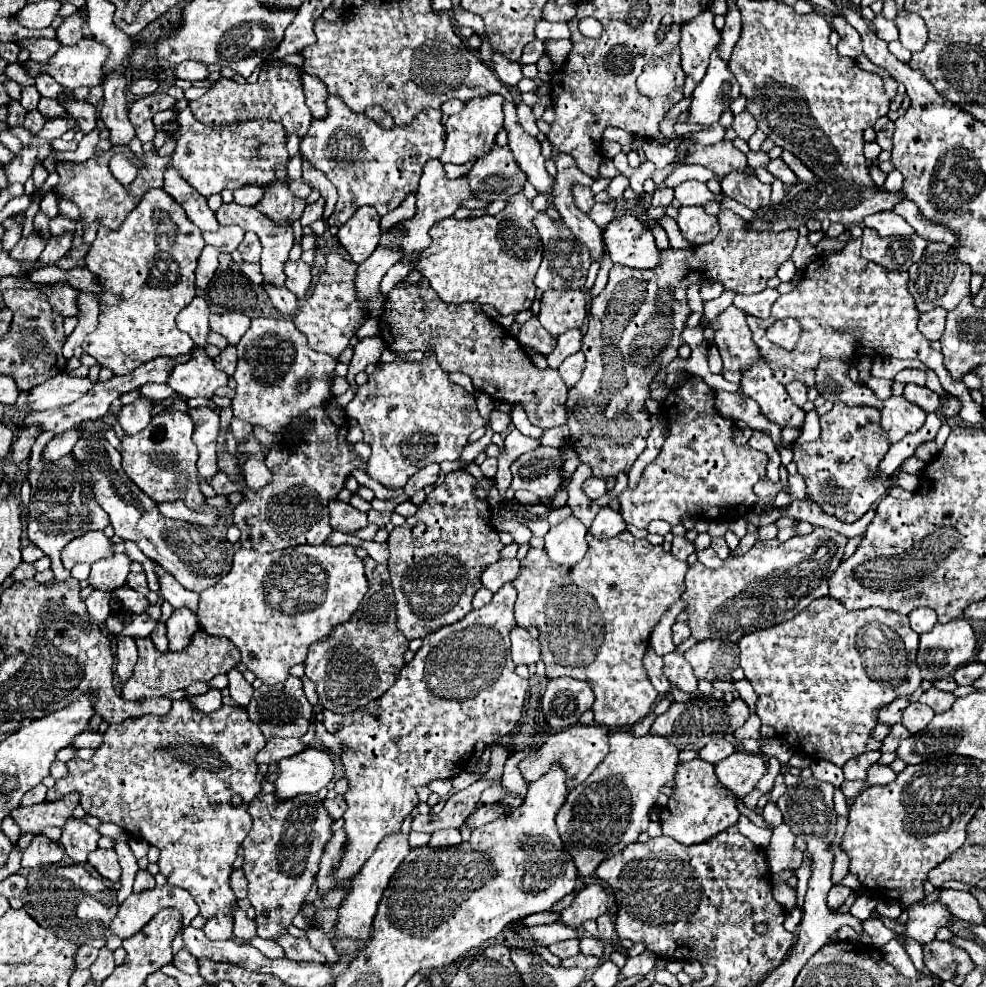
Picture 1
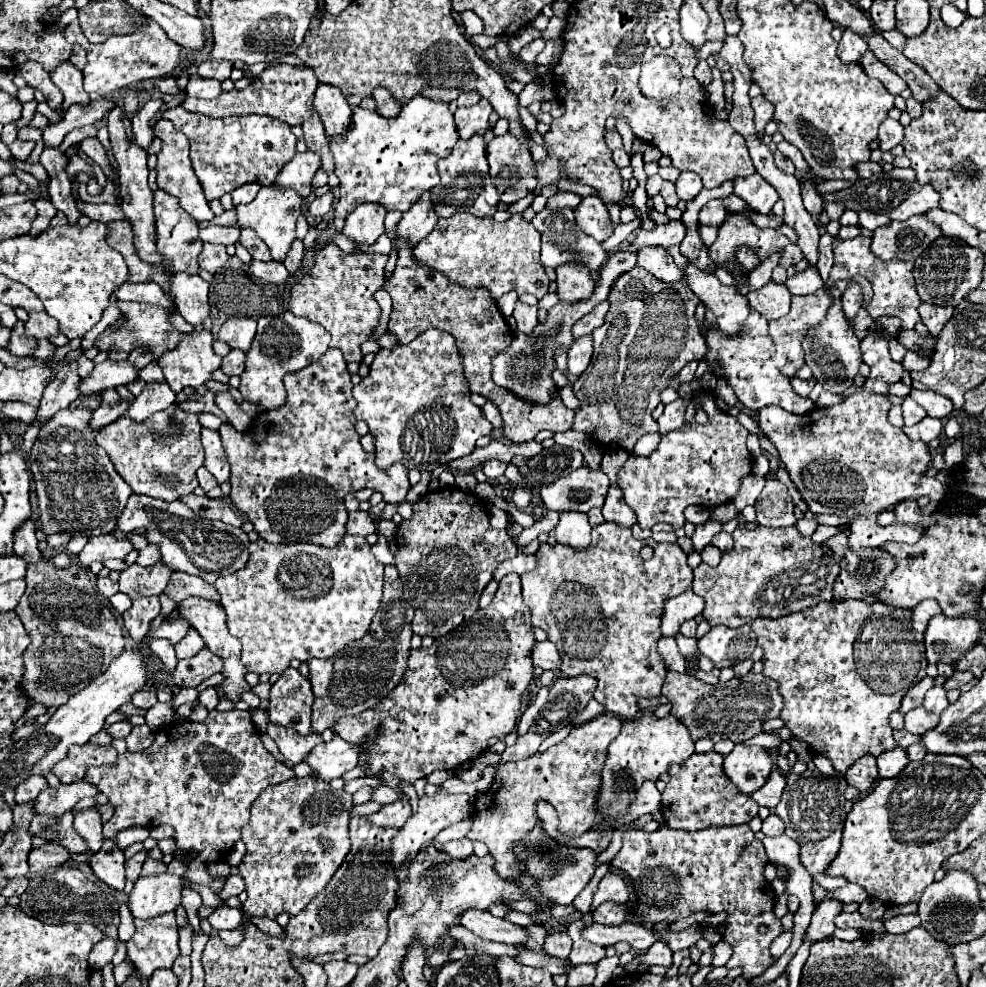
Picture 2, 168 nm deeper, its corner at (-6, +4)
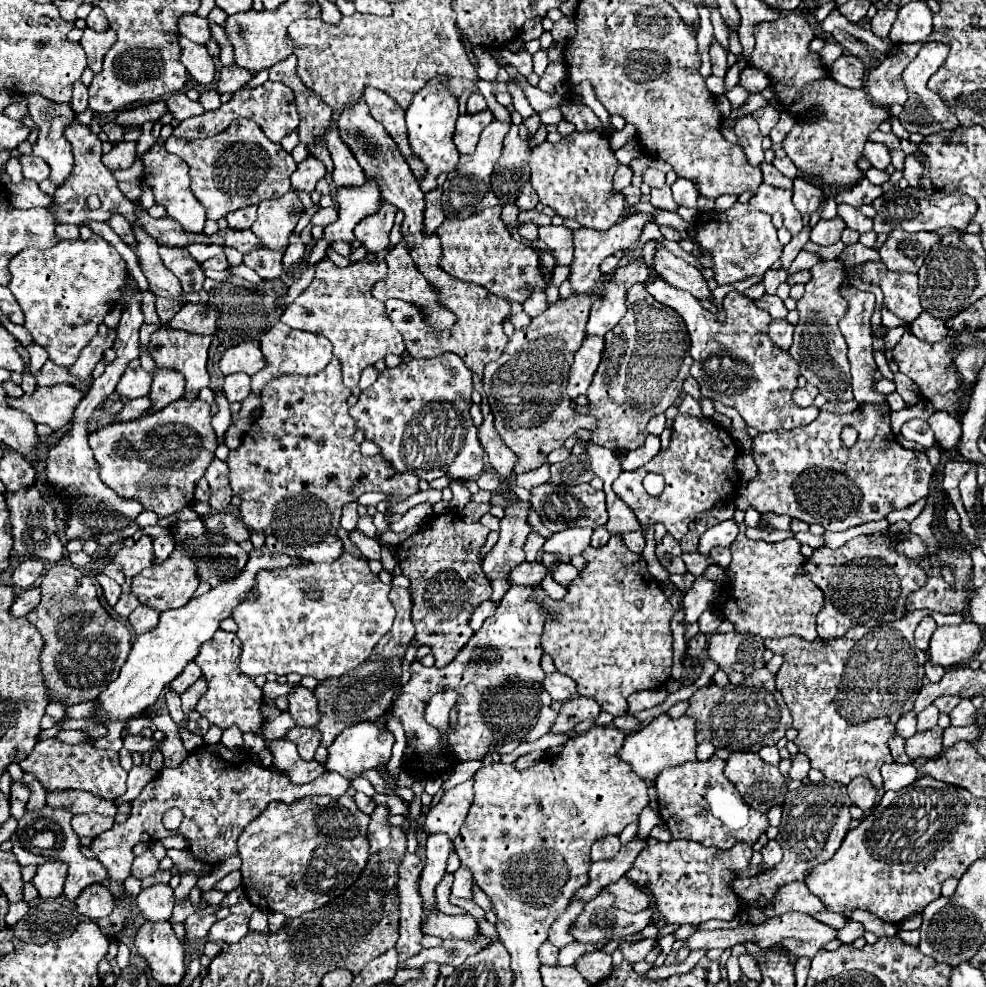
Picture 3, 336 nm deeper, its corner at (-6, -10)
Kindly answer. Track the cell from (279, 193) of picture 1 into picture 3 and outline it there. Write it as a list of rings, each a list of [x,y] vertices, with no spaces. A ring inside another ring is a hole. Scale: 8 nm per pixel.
[[[307,156],[301,164],[297,164],[297,170],[291,174],[291,186],[293,190],[305,190],[313,192],[315,184],[325,176],[325,166],[313,156]]]

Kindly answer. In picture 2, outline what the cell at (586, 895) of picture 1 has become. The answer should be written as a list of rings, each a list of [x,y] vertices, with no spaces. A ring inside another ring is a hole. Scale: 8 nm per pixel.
[[[607,872],[603,876],[603,880],[599,882],[599,888],[595,892],[591,910],[595,910],[595,906],[599,906],[599,902],[607,902],[607,900],[613,900],[613,902],[627,902],[629,900],[627,882],[617,872]]]

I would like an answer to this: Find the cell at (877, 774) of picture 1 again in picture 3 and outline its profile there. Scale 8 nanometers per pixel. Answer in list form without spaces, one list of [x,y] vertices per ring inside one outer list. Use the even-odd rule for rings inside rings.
[[[893,762],[893,764],[883,764],[881,776],[883,776],[883,790],[899,790],[915,782],[917,770],[913,764]]]

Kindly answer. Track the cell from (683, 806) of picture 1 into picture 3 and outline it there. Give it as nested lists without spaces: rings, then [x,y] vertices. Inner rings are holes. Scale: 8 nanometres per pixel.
[[[713,756],[705,762],[687,762],[683,766],[665,768],[659,774],[659,778],[655,780],[655,788],[659,794],[659,816],[663,818],[667,830],[671,832],[673,838],[683,838],[683,840],[689,838],[689,840],[701,842],[703,846],[731,848],[735,842],[747,842],[751,846],[767,830],[767,826],[769,826],[767,816],[745,804],[745,800],[741,798],[737,788],[725,778],[723,768],[725,768],[725,762],[717,756]]]

